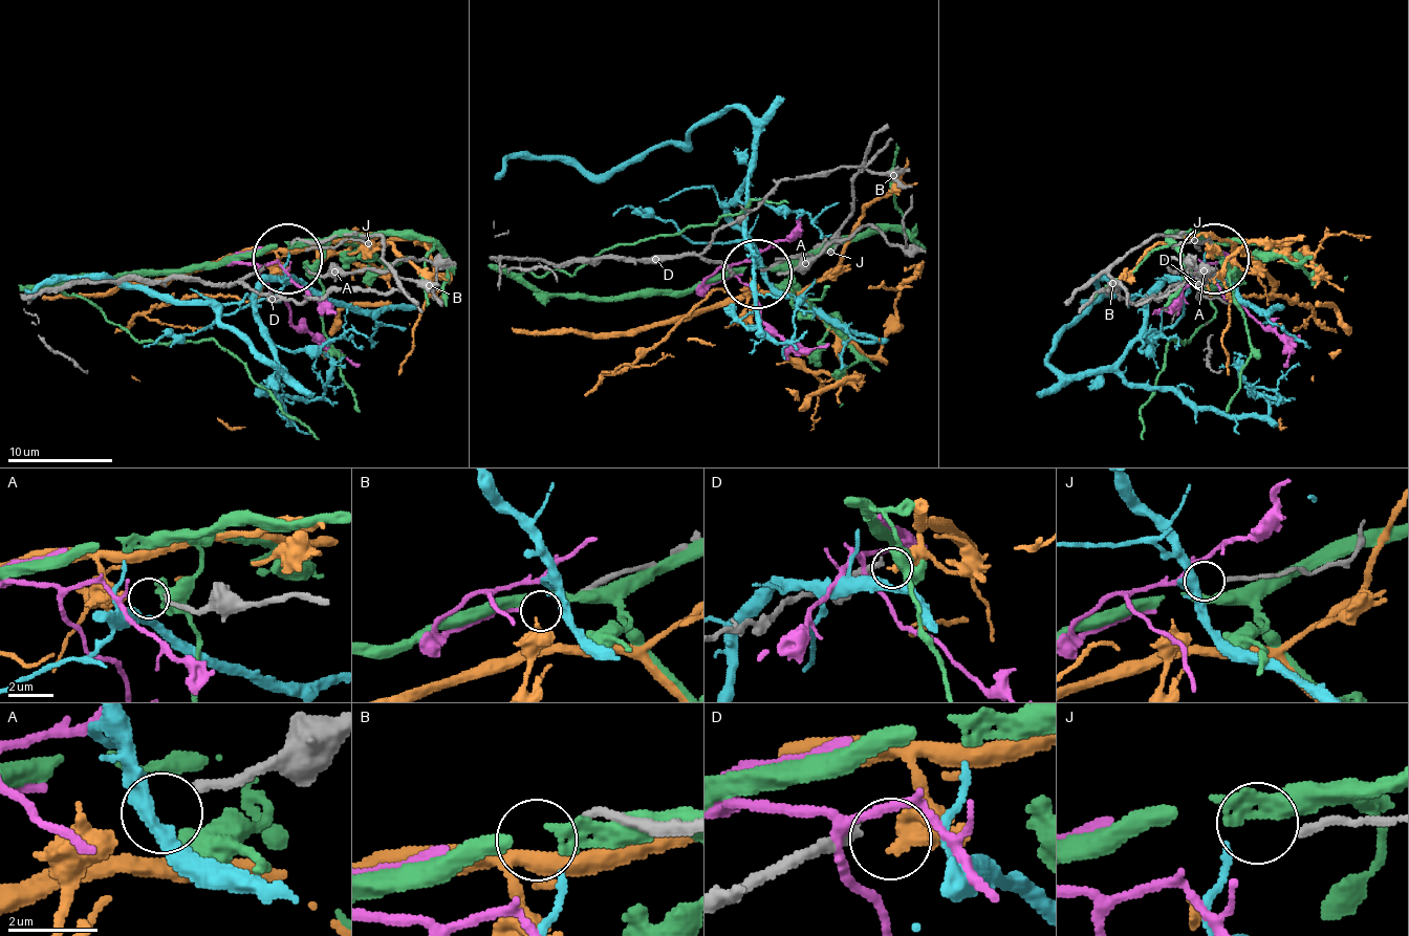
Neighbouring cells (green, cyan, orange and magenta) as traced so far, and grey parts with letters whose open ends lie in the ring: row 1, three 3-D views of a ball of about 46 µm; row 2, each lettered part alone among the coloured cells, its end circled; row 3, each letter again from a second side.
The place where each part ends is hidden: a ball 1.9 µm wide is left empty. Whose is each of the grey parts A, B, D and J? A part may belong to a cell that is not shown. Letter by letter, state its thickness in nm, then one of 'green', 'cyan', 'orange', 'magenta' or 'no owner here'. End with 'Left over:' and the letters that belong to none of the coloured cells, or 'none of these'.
A: calibre 220 nm; no owner here
B: calibre 190 nm; magenta
D: calibre 240 nm; no owner here
J: calibre 200 nm; cyan
Left over: A, D

